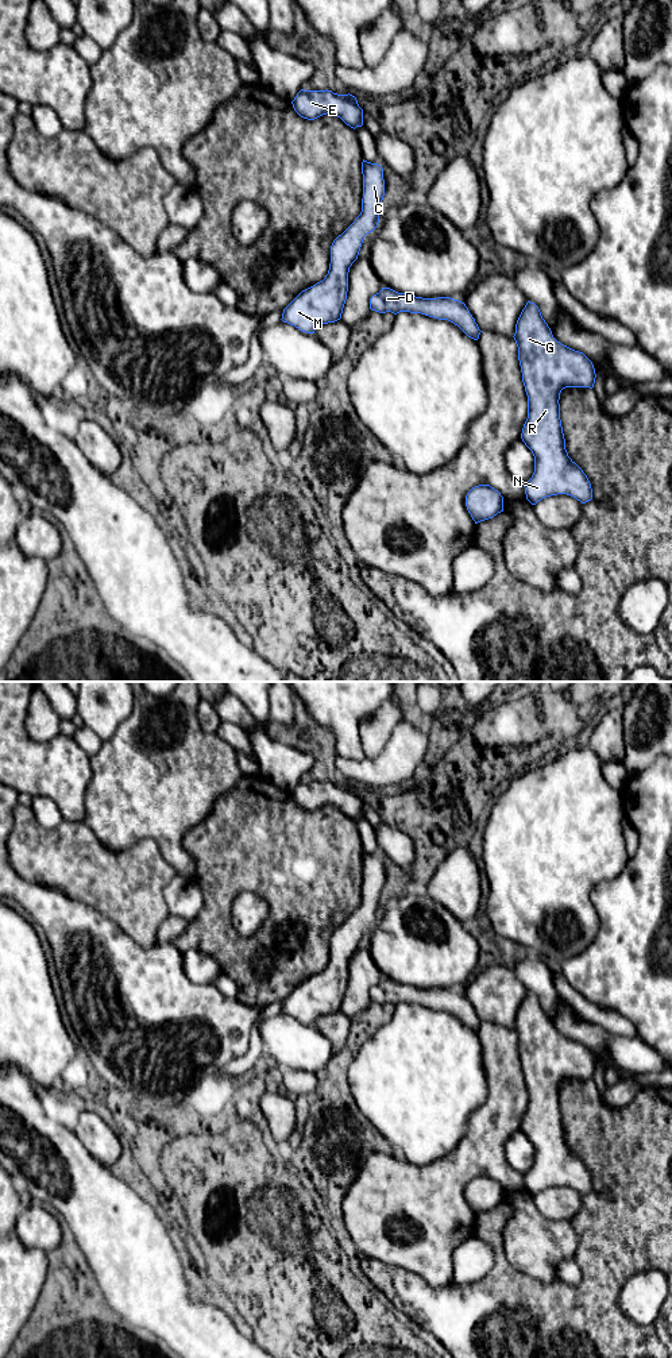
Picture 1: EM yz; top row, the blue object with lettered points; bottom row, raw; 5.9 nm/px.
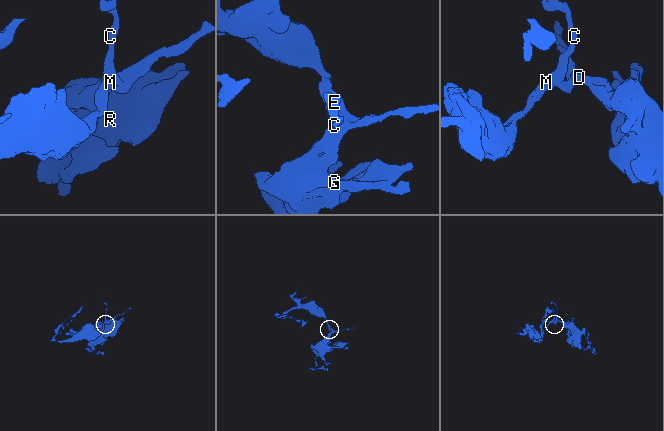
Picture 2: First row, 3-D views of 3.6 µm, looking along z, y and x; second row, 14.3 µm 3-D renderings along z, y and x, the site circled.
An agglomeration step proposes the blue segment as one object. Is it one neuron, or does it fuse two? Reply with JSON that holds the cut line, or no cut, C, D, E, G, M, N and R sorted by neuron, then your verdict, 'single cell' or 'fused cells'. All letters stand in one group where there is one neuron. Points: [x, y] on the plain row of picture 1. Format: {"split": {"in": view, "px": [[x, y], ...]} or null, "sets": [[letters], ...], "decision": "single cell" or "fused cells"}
{"split": null, "sets": [["C", "D", "E", "G", "M", "N", "R"]], "decision": "single cell"}

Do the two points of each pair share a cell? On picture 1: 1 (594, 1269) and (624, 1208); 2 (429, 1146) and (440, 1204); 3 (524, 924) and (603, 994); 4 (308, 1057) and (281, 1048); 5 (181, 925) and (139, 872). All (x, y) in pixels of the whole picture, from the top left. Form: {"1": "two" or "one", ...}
{"1": "one", "2": "two", "3": "two", "4": "one", "5": "two"}

